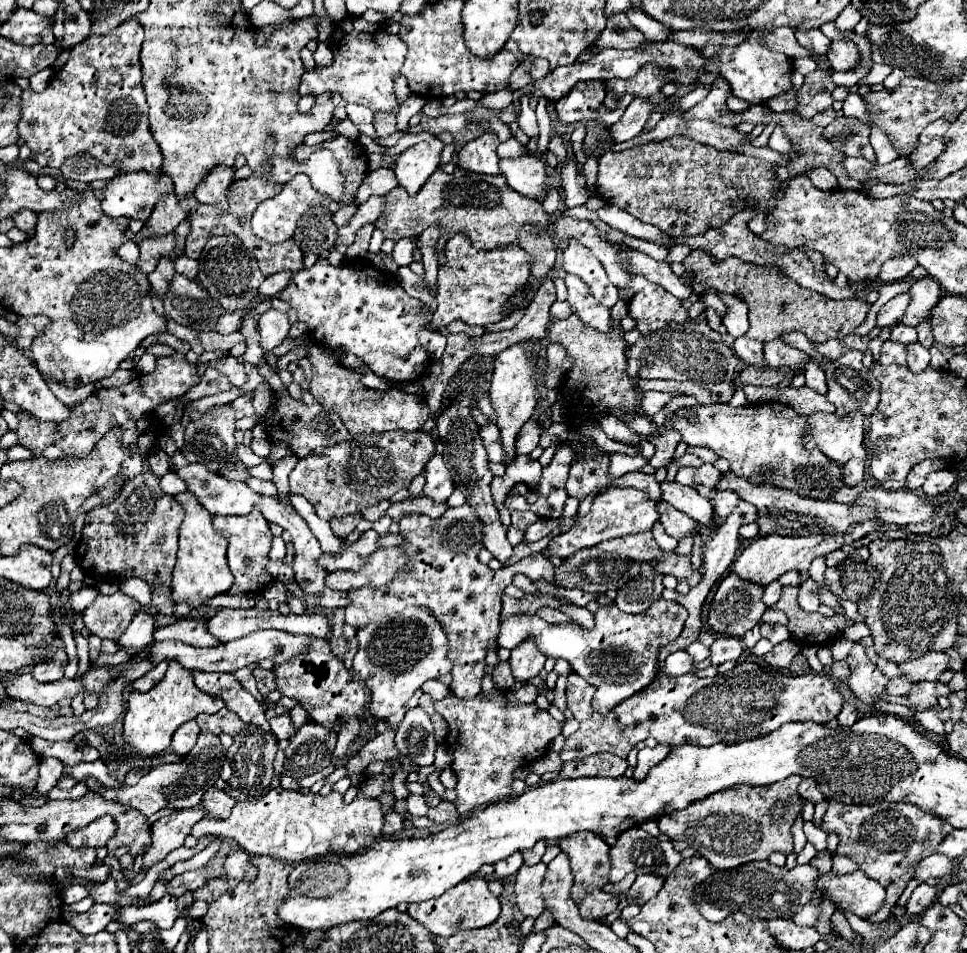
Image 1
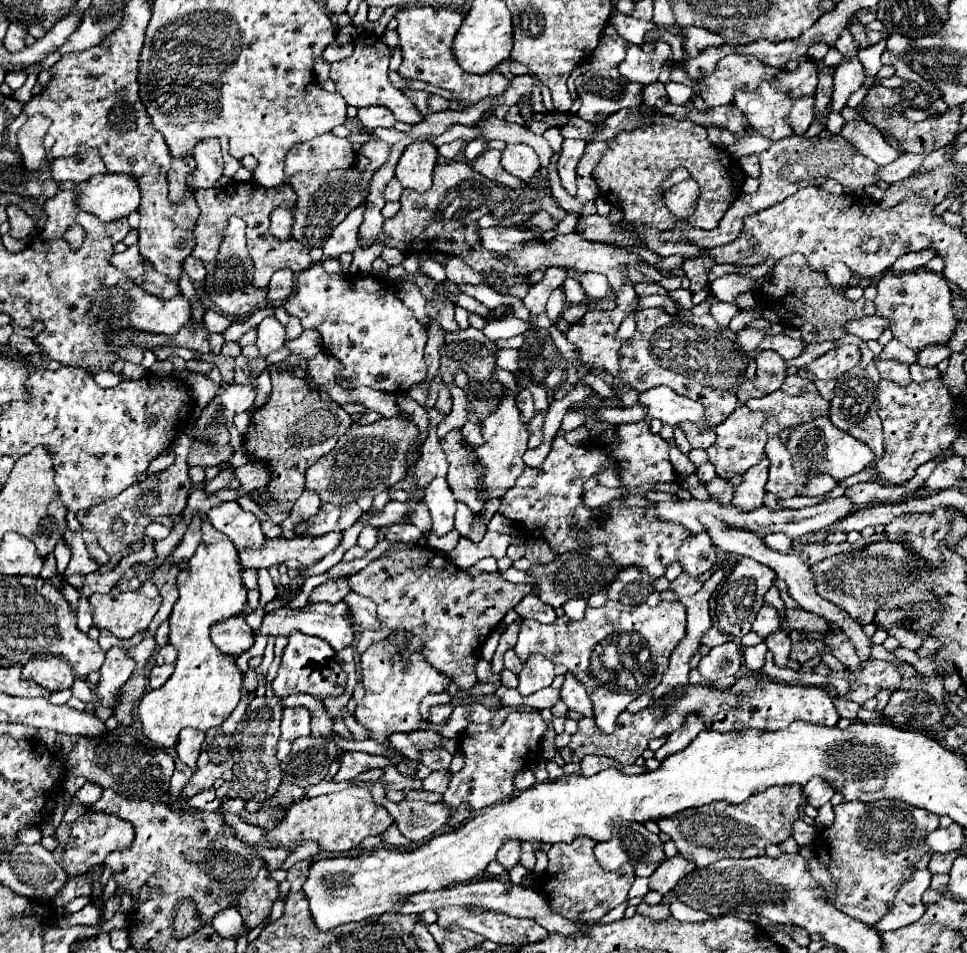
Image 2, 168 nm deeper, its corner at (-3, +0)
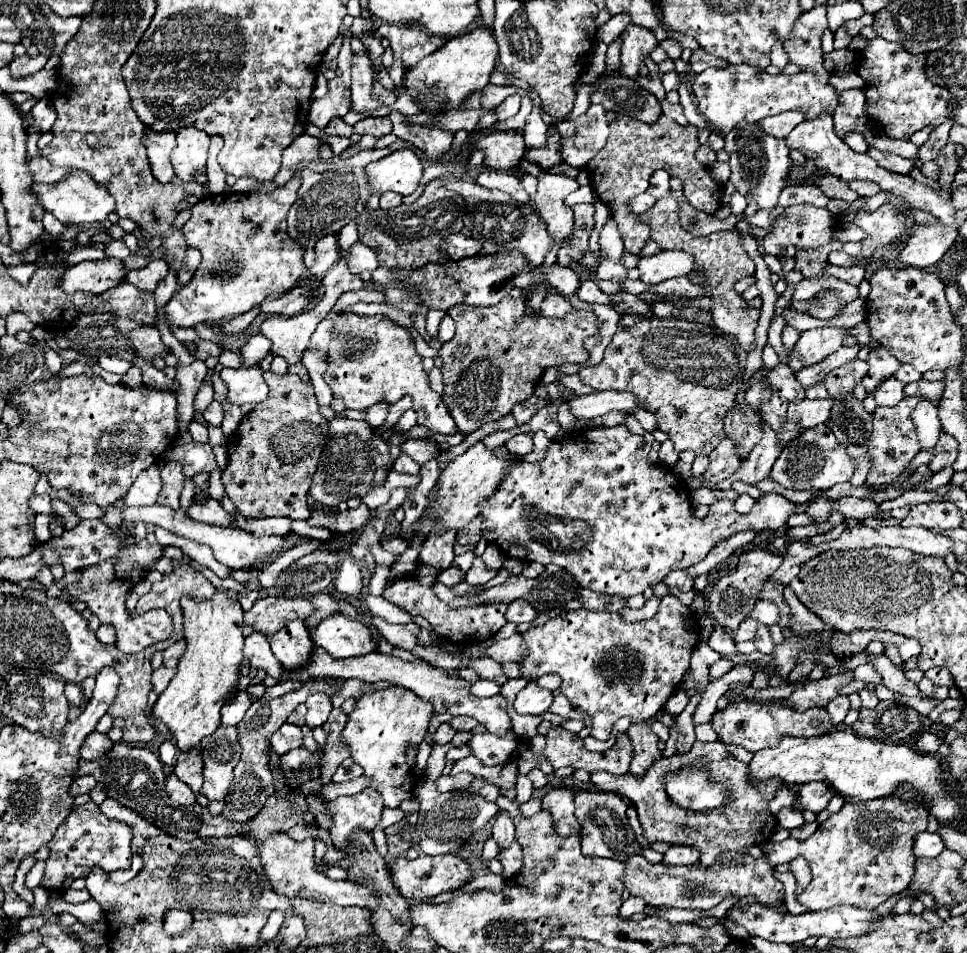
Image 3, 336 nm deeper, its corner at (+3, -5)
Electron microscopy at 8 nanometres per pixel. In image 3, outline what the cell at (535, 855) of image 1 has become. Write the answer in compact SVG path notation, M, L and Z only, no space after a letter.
M514 841L508 849L500 851L496 859L502 863L502 877L504 877L504 879L510 879L510 877L514 877L514 875L520 871L520 867L522 867L522 847Z

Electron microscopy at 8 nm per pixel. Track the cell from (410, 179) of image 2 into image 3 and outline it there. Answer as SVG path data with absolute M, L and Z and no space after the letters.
M412 149L394 151L388 157L382 157L366 165L366 181L370 193L382 197L386 191L396 191L400 195L410 195L416 191L422 177L422 161Z

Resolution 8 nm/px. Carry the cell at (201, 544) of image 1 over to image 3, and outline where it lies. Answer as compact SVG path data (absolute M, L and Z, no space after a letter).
M218 589L214 599L194 603L192 599L182 599L184 611L184 633L186 633L186 653L178 663L178 673L172 677L170 685L160 693L154 705L154 717L162 719L174 733L174 743L180 751L200 749L200 741L212 735L220 727L220 709L224 697L236 691L238 667L244 659L242 655L242 607L238 601L230 601L224 589Z

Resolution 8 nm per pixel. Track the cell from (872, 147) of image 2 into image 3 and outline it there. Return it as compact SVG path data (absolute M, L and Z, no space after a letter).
M874 147L868 149L868 155L870 155L880 167L884 167L884 169L888 169L888 171L892 171L892 173L908 173L908 175L910 175L912 169L914 169L914 165L912 165L910 159L904 159L904 157L900 157L900 155L892 155L892 153L882 153L882 151L874 149Z

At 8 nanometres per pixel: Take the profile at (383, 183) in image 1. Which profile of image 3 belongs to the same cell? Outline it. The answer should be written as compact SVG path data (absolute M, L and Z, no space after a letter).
M384 193L380 197L382 209L392 209L392 207L398 207L398 205L402 205L402 195L398 195L398 193Z

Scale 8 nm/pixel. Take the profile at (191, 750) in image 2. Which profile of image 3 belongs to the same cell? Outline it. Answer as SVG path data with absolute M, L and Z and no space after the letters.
M186 751L178 755L178 763L174 767L174 773L180 781L184 781L194 793L198 793L202 789L202 769L204 769L204 761L202 755L198 751Z

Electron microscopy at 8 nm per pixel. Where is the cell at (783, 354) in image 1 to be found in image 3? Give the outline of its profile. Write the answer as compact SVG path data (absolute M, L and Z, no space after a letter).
M854 359L840 369L834 369L826 375L826 389L832 399L842 399L844 395L852 393L854 387L862 381L864 373L868 371L868 363Z

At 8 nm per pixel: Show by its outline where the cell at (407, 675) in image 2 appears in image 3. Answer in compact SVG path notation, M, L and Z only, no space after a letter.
M400 685L362 695L356 701L356 709L348 715L342 741L348 745L354 763L362 767L364 777L370 779L370 787L384 797L384 807L396 809L402 801L412 799L416 777L410 771L416 763L408 763L406 753L410 747L418 747L424 741L430 715L432 705Z

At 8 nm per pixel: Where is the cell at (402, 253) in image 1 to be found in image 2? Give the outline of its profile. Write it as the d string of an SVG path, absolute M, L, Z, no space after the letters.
M384 248L384 252L382 252L382 258L386 260L386 264L388 266L398 266L398 264L402 264L402 260L406 258L406 254L402 252L402 250L398 250L398 248Z

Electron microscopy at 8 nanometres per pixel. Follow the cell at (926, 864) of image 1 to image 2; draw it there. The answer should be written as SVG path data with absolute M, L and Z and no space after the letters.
M928 868L916 870L910 880L898 890L892 908L886 912L882 920L876 922L876 930L898 930L916 922L924 914L924 904L920 902L924 890L930 886L932 872Z

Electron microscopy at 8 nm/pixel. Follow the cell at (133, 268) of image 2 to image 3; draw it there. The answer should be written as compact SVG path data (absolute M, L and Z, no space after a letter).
M118 259L102 261L84 261L64 271L60 287L66 293L84 291L84 293L104 293L116 287L124 277L124 265Z

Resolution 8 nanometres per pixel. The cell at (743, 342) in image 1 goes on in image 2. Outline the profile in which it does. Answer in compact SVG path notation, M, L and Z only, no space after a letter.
M772 350L758 352L754 362L756 362L754 386L760 390L766 390L766 392L776 392L786 378L786 374L784 374L786 362Z

